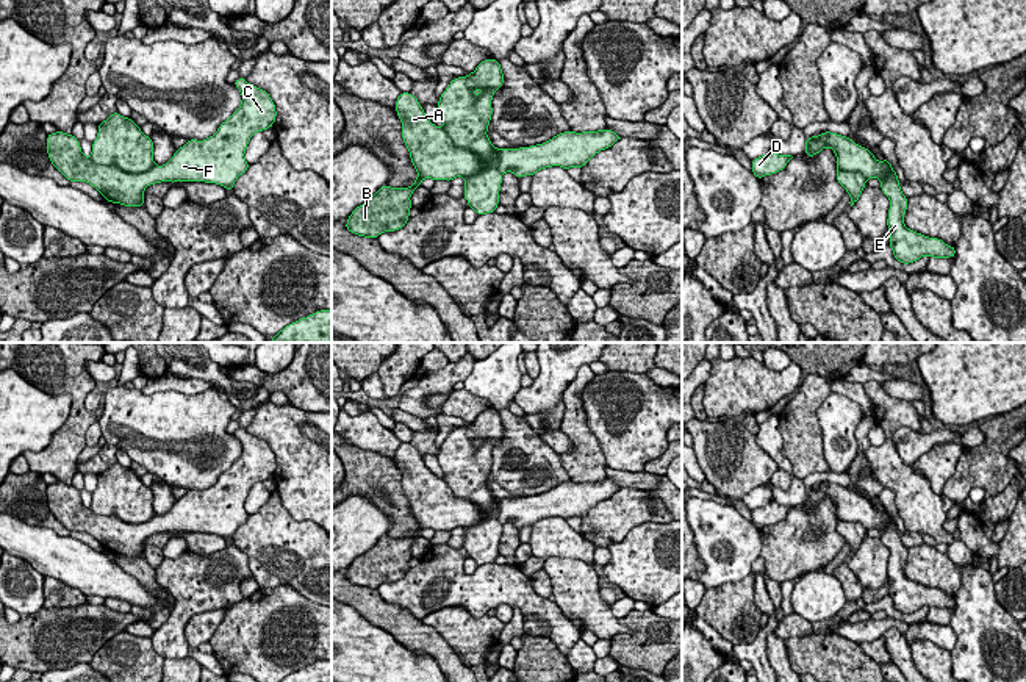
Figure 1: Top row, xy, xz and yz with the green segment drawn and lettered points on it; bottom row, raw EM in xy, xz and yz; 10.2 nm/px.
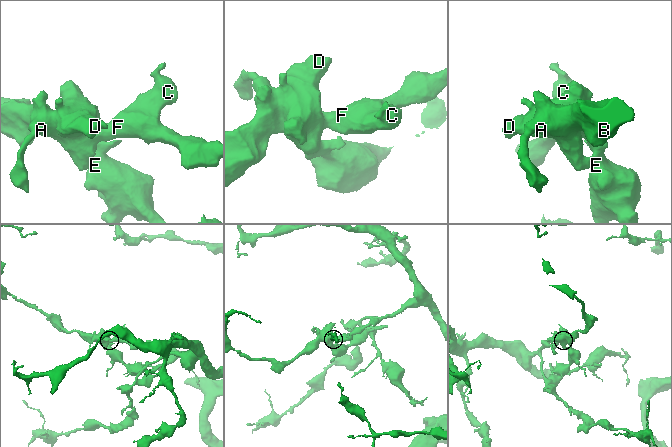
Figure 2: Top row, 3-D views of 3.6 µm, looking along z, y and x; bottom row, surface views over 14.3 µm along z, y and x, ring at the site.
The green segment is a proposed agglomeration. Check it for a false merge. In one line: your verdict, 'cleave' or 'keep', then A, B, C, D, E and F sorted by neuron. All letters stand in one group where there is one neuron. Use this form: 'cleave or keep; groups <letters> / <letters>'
cleave; groups A B C F / D E

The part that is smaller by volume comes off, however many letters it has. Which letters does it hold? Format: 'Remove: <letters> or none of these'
Remove: D, E

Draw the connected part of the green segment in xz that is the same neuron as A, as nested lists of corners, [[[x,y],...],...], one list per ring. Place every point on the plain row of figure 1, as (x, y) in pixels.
[[[400,443],[396,461],[418,529],[410,538],[383,535],[368,552],[357,557],[347,568],[346,579],[358,587],[377,590],[383,582],[402,579],[410,569],[410,546],[424,529],[450,532],[485,518],[471,499],[457,497],[444,480],[430,472],[413,444]]]

